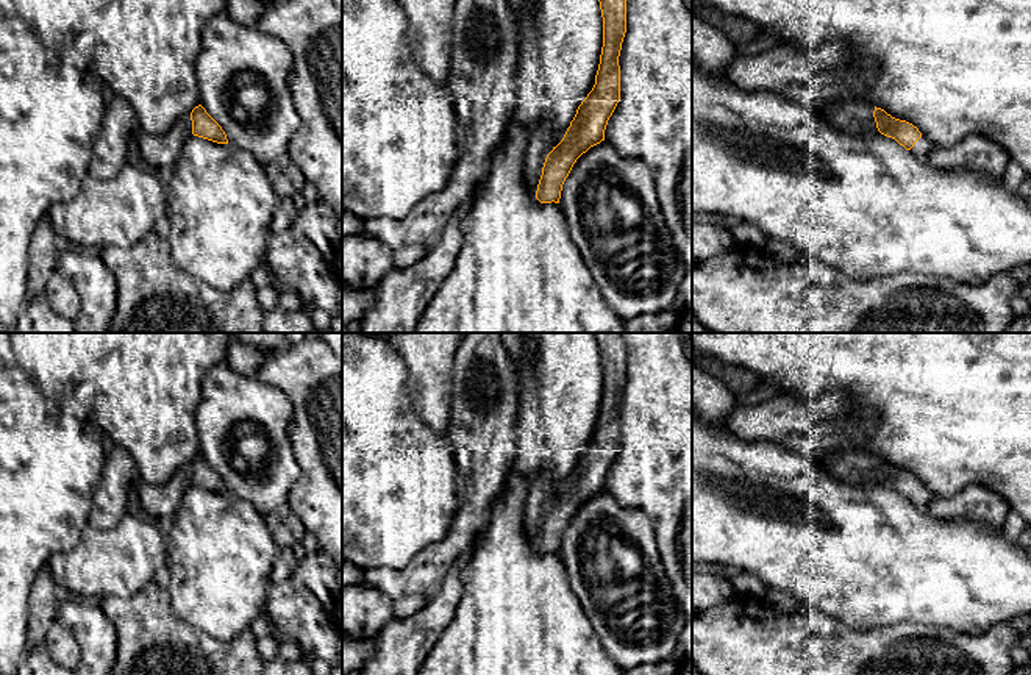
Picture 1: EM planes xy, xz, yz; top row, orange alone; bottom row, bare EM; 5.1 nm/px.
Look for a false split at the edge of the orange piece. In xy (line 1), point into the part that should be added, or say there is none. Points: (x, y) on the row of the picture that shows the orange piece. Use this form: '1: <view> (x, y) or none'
1: xy (155, 152)

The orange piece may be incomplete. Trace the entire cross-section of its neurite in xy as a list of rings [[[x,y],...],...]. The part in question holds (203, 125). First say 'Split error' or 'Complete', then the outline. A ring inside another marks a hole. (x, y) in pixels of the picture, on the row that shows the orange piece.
Split error. [[[198,105],[189,116],[178,119],[164,134],[148,134],[136,128],[133,133],[134,159],[155,172],[166,166],[173,167],[184,142],[192,134],[217,144],[228,144],[222,127]]]

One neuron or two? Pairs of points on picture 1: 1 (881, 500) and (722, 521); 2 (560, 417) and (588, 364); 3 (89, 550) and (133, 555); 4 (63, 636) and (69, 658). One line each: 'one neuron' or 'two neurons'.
1: one neuron
2: one neuron
3: one neuron
4: one neuron

